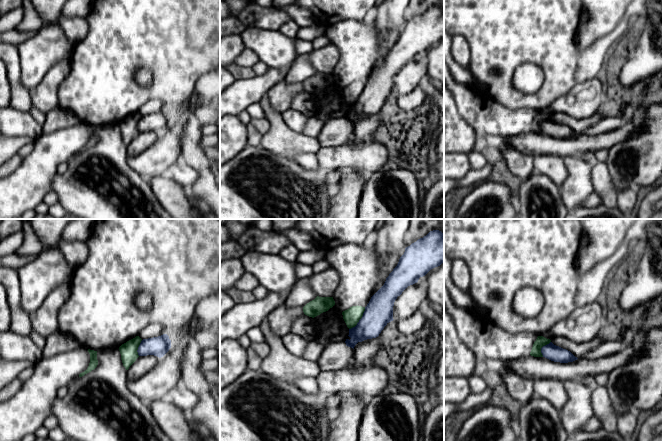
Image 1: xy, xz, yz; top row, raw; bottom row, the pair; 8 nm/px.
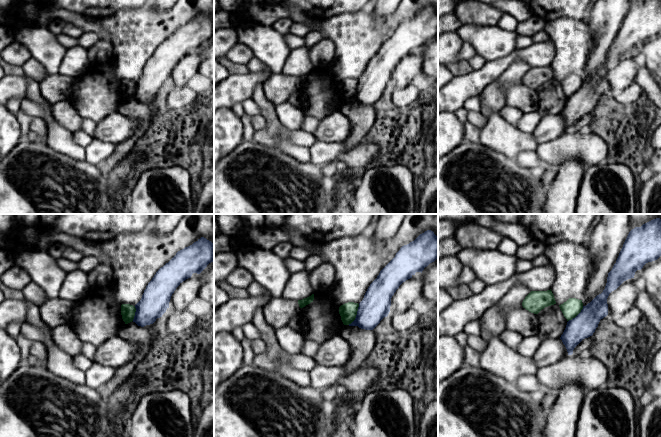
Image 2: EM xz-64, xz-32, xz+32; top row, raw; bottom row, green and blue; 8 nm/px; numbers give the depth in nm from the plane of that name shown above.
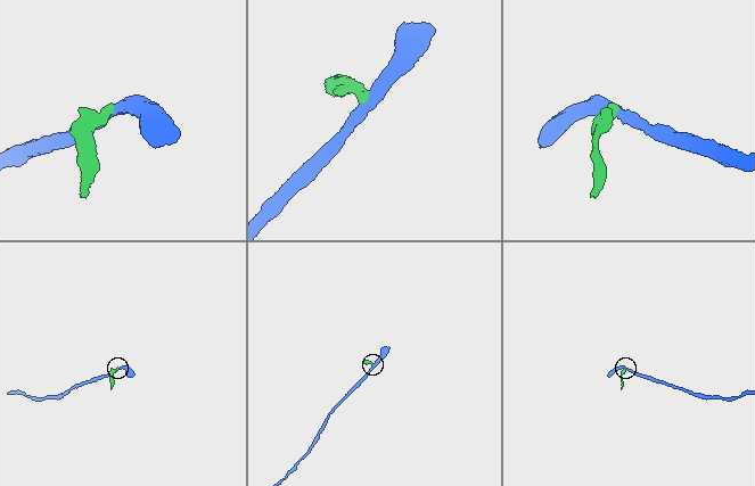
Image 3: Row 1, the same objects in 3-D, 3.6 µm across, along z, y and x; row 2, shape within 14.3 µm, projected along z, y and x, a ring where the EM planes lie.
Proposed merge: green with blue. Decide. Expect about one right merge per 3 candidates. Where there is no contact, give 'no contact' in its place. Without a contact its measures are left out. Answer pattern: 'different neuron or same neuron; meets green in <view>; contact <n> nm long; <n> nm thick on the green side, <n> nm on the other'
different neuron; meets green in xz; contact 220 nm long; 140 nm thick on the green side, 220 nm on the other

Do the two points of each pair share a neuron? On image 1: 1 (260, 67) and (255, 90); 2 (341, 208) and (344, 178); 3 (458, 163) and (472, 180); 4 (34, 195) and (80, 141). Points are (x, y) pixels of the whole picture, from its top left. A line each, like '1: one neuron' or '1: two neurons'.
1: two neurons
2: one neuron
3: two neurons
4: one neuron

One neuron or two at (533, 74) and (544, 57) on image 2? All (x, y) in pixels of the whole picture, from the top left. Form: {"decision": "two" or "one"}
{"decision": "two"}

